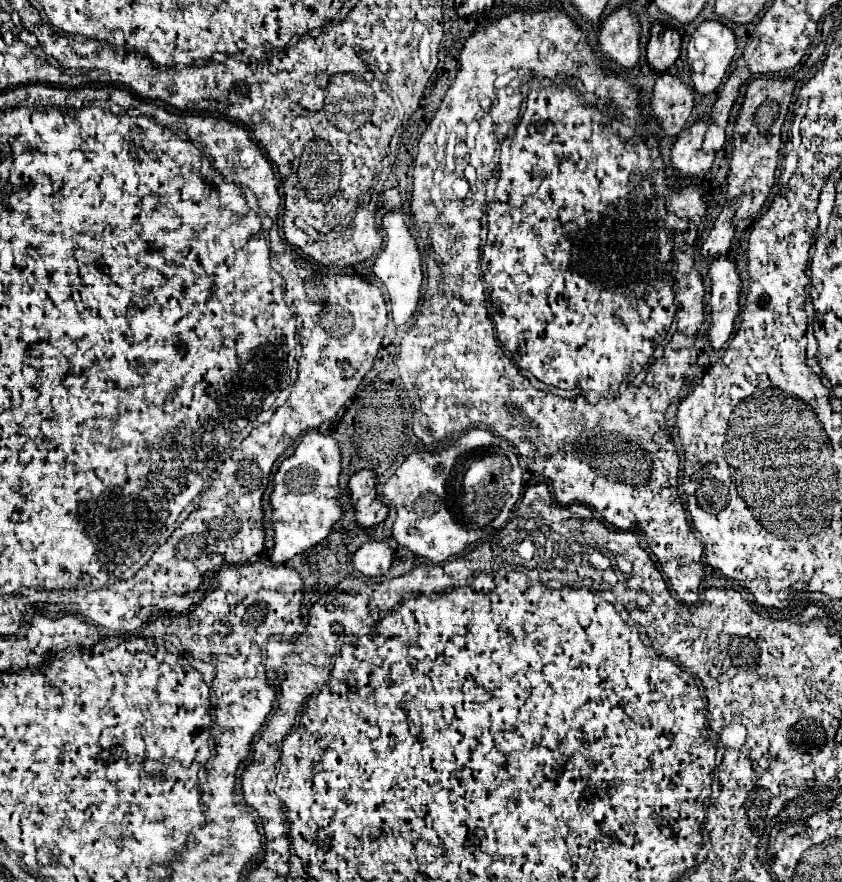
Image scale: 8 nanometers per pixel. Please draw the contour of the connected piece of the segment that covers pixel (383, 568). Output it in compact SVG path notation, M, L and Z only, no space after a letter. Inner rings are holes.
M383 542L363 544L353 554L353 566L367 578L381 578L391 566L391 548Z

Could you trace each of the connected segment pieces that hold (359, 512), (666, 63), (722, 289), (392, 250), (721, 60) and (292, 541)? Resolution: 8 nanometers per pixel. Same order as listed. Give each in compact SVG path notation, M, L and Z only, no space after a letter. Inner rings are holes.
M361 470L349 478L349 500L355 510L355 522L361 528L371 528L387 516L387 506L377 500L373 470Z
M653 24L647 42L647 64L655 74L665 72L679 58L681 36L675 30L667 30L661 24Z
M719 256L709 266L711 278L711 324L705 336L709 348L719 350L733 332L733 322L739 310L739 292L741 282L737 276L737 268L733 258Z
M393 210L387 212L383 216L383 252L379 254L373 272L375 276L385 284L389 298L391 298L391 310L393 310L393 320L397 326L407 324L417 308L419 302L419 290L421 290L421 282L423 282L423 272L421 272L421 256L415 244L413 234L409 232L409 228L405 226L403 220L403 212L401 210Z
M707 20L703 22L691 36L689 36L689 44L687 44L687 62L691 66L691 80L693 80L693 88L699 94L711 94L717 90L717 86L723 82L723 76L735 56L735 36L733 32L723 26L717 20Z
M315 430L307 432L295 454L281 462L279 470L275 472L275 488L269 496L269 502L273 506L273 548L269 550L269 560L273 564L283 564L295 554L303 554L307 548L327 538L333 524L341 518L343 508L337 502L341 472L339 464L341 452L337 440Z

